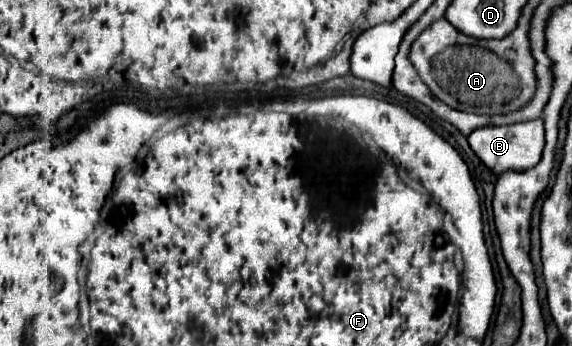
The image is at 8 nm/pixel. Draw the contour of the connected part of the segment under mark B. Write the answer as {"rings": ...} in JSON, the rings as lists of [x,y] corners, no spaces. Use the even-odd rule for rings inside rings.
{"rings":[[[541,118],[511,124],[511,126],[483,126],[469,134],[471,150],[495,174],[503,174],[507,170],[533,168],[541,160],[543,144],[545,144],[545,136],[543,136],[543,120]]]}

